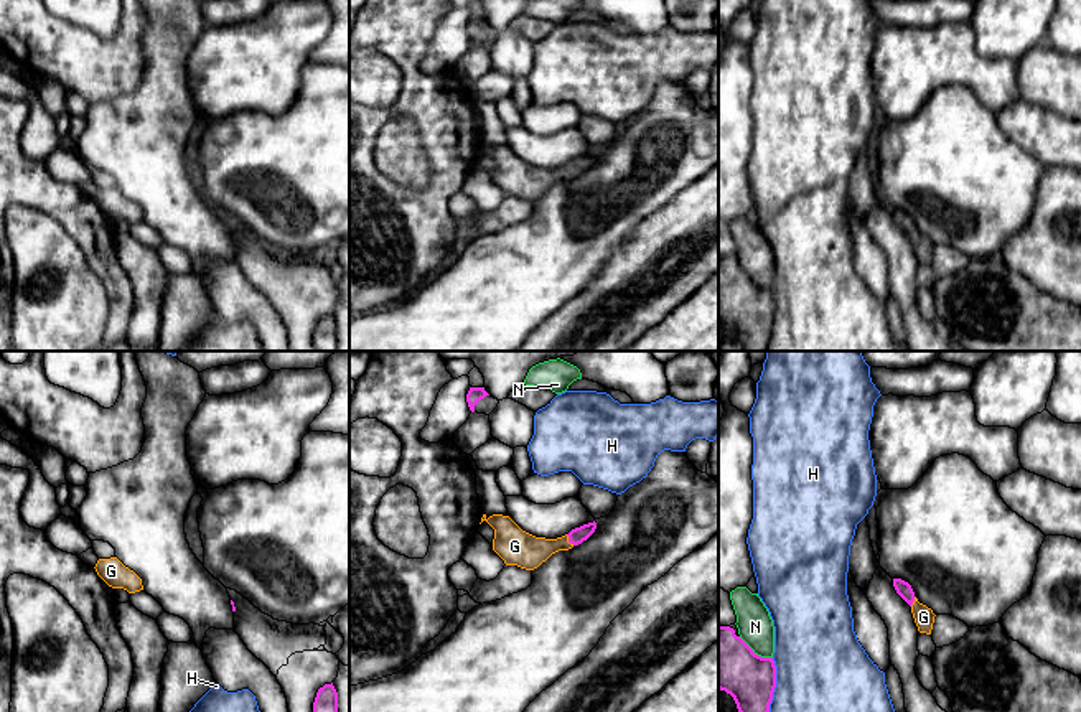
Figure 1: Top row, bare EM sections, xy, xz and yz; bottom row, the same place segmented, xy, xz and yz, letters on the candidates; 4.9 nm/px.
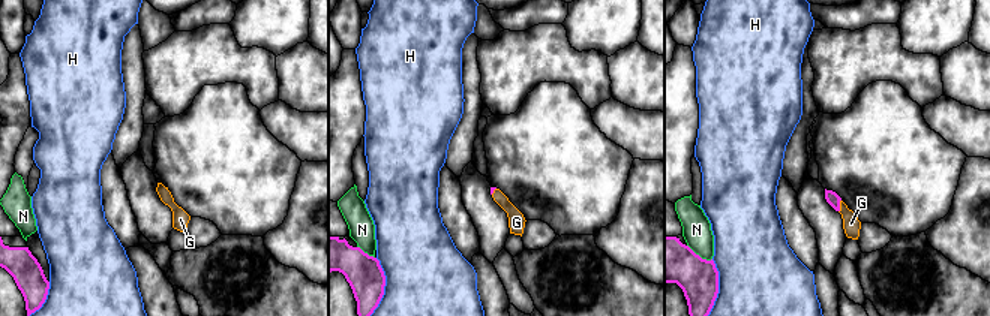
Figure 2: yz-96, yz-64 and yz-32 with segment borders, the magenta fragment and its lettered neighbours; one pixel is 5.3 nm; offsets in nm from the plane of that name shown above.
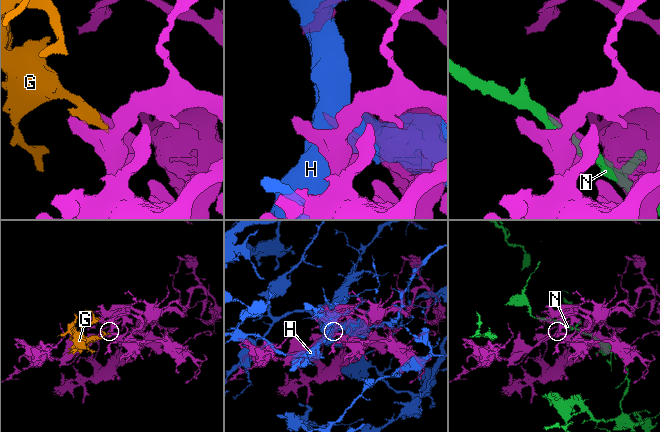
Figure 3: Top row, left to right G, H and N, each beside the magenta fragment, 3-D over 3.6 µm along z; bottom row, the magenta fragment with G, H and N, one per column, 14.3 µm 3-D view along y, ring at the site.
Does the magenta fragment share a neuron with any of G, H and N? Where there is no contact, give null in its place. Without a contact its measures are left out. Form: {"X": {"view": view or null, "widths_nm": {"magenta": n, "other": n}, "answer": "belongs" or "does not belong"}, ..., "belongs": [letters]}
{"G": {"view": "xz", "widths_nm": {"magenta": 80, "other": 170}, "answer": "belongs"}, "H": {"view": "yz", "widths_nm": {"magenta": 260, "other": 500}, "answer": "does not belong"}, "N": {"view": "yz", "widths_nm": {"magenta": 280, "other": 180}, "answer": "does not belong"}, "belongs": ["G"]}

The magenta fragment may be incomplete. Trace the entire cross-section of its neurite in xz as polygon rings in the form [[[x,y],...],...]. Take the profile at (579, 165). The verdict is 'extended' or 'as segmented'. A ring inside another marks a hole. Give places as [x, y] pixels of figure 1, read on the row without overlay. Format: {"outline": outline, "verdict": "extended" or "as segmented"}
{"outline": [[[483,145],[494,160],[493,181],[504,191],[506,196],[517,196],[526,201],[537,199],[552,185],[569,181],[573,176],[587,171],[597,160],[597,153],[588,153],[572,160],[569,165],[557,170],[536,168],[522,162],[509,147]]], "verdict": "extended"}

